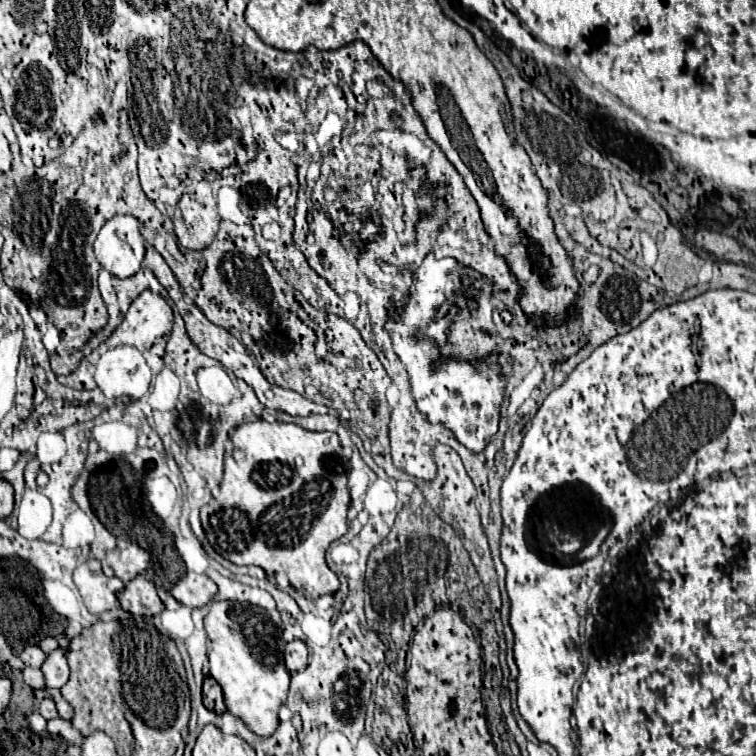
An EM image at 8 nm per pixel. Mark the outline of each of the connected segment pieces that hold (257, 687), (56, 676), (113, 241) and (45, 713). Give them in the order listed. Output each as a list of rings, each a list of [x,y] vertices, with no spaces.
[[[213,602],[209,614],[205,616],[205,630],[209,636],[207,656],[209,656],[211,676],[223,688],[227,712],[241,718],[251,732],[259,736],[271,736],[279,726],[279,708],[287,700],[289,692],[289,672],[285,668],[283,652],[279,648],[279,636],[281,636],[279,612],[277,610],[269,612],[265,608],[243,602]]]
[[[57,648],[55,652],[51,652],[47,656],[47,660],[41,666],[41,672],[45,677],[46,687],[58,687],[58,682],[67,683],[70,676],[70,669],[67,666],[67,658],[65,658],[65,650]]]
[[[129,214],[113,216],[111,220],[107,220],[103,224],[103,228],[95,240],[95,258],[115,278],[125,280],[139,272],[143,256],[145,256],[145,238],[141,234],[141,228],[143,228],[143,224],[135,216],[129,216]]]
[[[43,698],[39,702],[39,712],[45,720],[51,720],[51,718],[57,718],[57,708],[55,708],[55,702],[51,698]]]

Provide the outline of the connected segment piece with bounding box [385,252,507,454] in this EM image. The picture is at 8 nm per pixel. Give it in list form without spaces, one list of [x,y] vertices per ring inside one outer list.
[[[429,252],[413,272],[413,286],[409,296],[403,300],[401,316],[395,318],[395,304],[391,302],[391,318],[385,322],[385,332],[391,336],[393,352],[399,356],[409,374],[417,410],[431,424],[443,424],[451,430],[467,450],[479,454],[497,434],[499,406],[503,402],[507,380],[499,362],[469,362],[441,354],[441,348],[449,342],[447,334],[451,328],[451,314],[439,318],[437,310],[443,306],[457,306],[459,310],[473,312],[477,308],[475,298],[469,296],[469,290],[463,284],[465,276],[473,276],[475,280],[481,278],[479,272],[459,264],[455,258],[437,260],[433,252]]]

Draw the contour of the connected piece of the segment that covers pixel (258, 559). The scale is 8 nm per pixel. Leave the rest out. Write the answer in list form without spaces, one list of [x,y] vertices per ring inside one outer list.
[[[249,422],[237,426],[231,436],[233,454],[225,458],[225,476],[220,482],[209,482],[213,498],[201,512],[203,530],[217,554],[235,564],[255,564],[267,574],[285,572],[291,586],[309,600],[339,590],[337,574],[325,562],[327,546],[347,532],[349,458],[343,456],[335,432],[311,432],[287,422]]]

